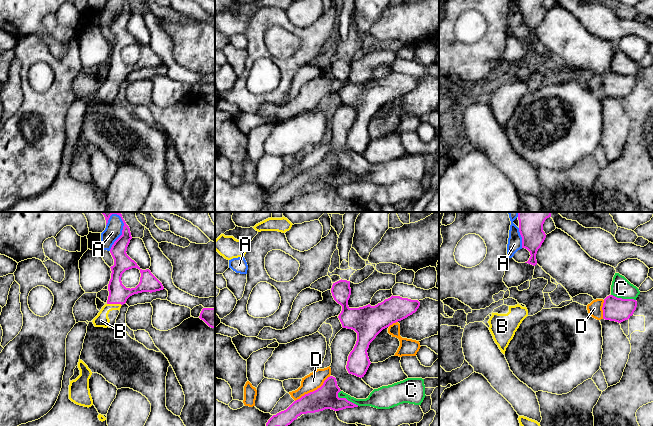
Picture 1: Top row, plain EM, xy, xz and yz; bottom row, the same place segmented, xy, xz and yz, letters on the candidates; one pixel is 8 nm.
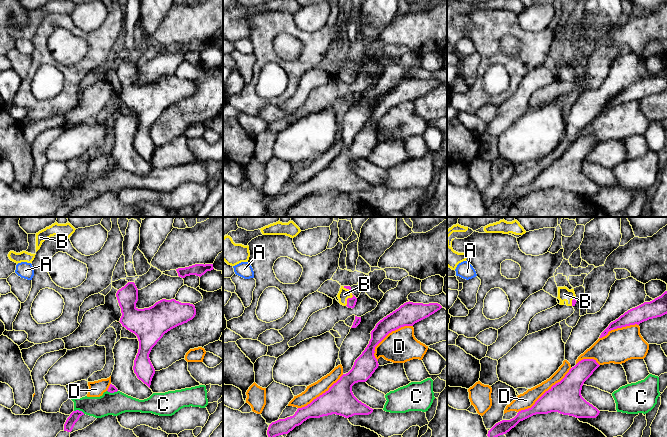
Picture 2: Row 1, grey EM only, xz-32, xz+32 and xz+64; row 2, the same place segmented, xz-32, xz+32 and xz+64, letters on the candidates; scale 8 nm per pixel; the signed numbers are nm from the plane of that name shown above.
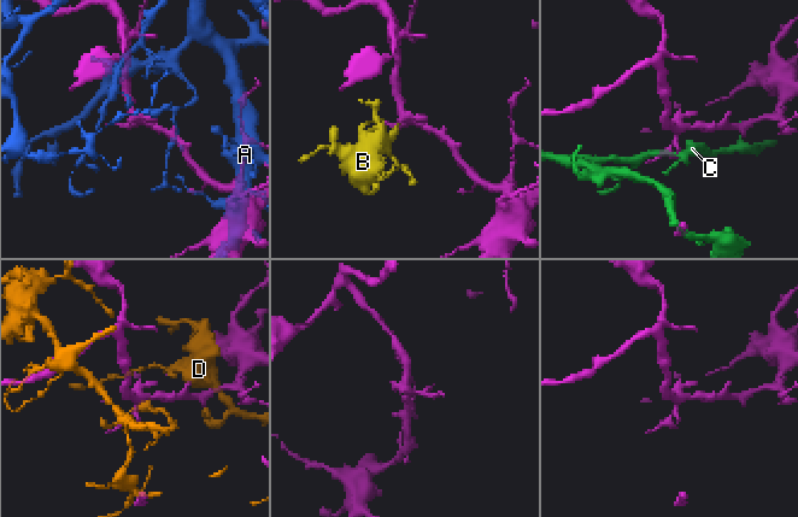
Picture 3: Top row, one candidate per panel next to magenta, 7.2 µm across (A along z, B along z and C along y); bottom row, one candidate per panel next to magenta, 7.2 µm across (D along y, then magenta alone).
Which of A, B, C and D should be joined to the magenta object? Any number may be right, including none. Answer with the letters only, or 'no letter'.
B

